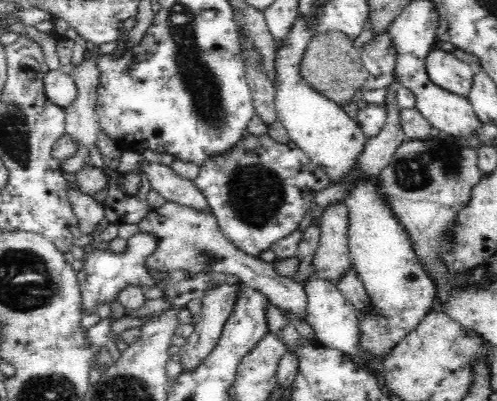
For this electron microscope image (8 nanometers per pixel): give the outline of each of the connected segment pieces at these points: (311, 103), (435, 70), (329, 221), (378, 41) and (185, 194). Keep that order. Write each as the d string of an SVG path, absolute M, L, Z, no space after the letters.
M298 16L294 26L287 32L284 46L277 48L275 70L275 108L278 121L284 125L291 145L303 150L311 162L321 168L331 184L340 184L348 172L352 172L358 156L366 146L366 135L360 126L343 110L342 105L320 95L308 81L300 75L301 59L315 34L309 30L307 20Z
M436 41L434 48L426 58L425 69L430 80L448 92L467 96L472 88L475 70L470 64L451 54L456 49L452 43Z
M334 203L324 209L319 222L321 234L313 268L334 285L348 269L354 269L348 246L348 215L346 203Z
M389 31L380 32L359 50L361 64L372 76L392 73L396 65L396 47L392 45Z
M142 162L140 170L148 177L152 189L159 192L165 199L194 210L211 212L208 199L196 187L193 180L178 176L170 165L164 163Z

